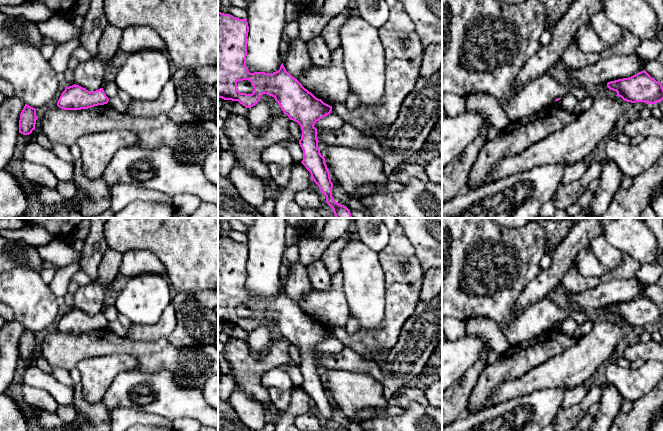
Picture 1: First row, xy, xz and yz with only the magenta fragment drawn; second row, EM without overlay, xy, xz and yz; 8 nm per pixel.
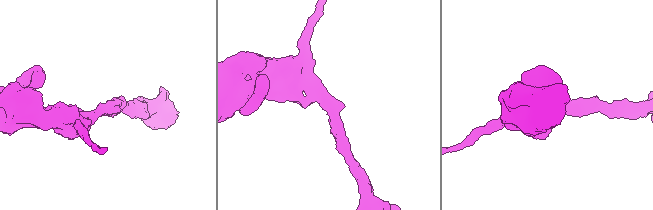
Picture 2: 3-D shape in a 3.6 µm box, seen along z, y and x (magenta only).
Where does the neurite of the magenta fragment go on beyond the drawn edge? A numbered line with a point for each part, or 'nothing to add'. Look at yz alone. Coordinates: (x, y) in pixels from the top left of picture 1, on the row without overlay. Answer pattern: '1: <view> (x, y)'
nothing to add

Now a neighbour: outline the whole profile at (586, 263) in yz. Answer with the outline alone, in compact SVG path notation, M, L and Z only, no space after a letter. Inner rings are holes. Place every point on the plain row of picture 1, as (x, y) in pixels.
M585 247L579 251L573 266L581 276L587 278L600 278L608 271L608 268L596 258L589 247Z

